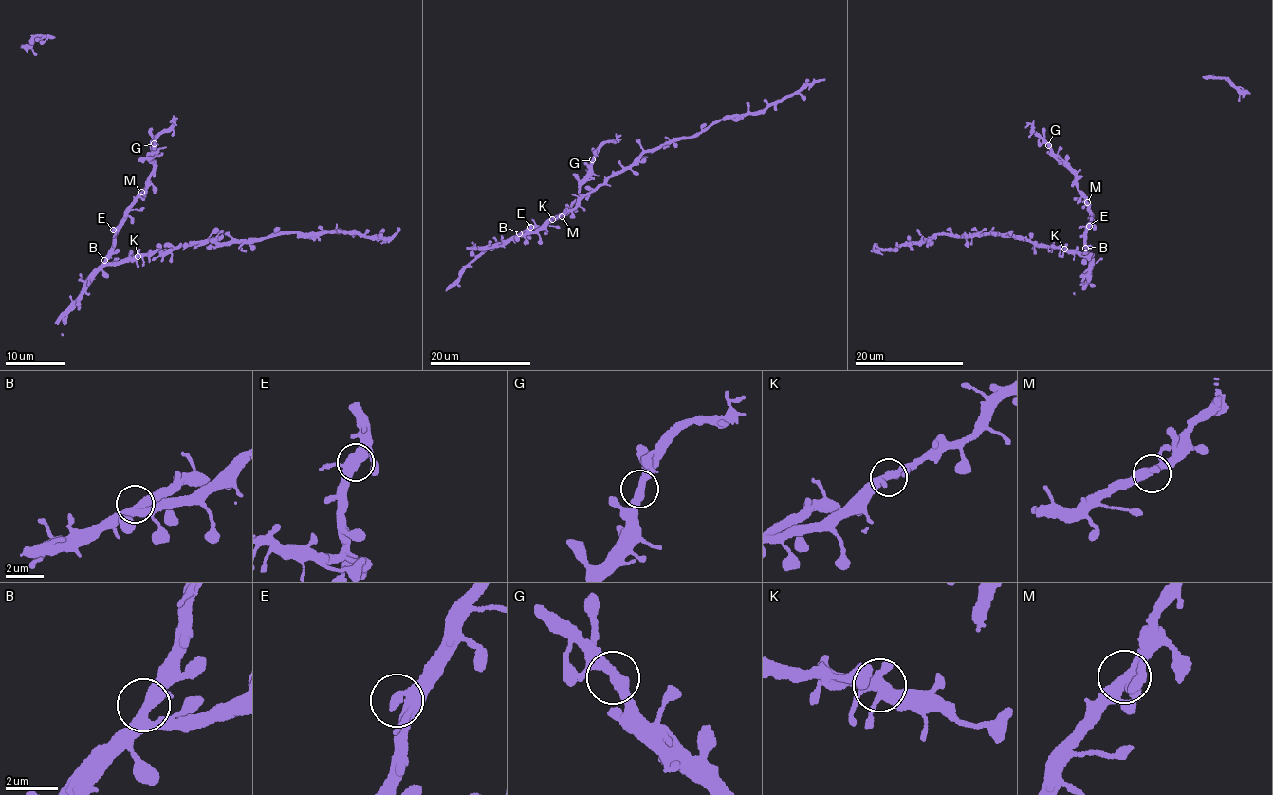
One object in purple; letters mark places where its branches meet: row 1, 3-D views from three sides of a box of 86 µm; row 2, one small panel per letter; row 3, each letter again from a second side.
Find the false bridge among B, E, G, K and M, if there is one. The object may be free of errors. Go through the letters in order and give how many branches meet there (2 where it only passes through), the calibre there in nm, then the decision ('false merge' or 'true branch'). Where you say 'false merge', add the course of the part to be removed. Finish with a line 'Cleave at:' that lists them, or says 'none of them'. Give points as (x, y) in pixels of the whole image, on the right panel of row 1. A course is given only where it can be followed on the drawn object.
B: 3 branches meet; 360 nm thick; true branch
E: 3 branches meet; 320 nm thick; true branch
G: 3 branches meet; 320 nm thick; true branch
K: 4 branches meet; 360 nm thick; true branch
M: 4 branches meet; 340 nm thick; true branch
Cleave at: none of them

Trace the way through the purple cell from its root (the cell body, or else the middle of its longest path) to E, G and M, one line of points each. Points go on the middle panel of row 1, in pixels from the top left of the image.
E: (538, 230), (520, 235), (530, 227)
G: (538, 230), (520, 235), (529, 227), (540, 227), (565, 213), (578, 197), (592, 159)
M: (538, 230), (520, 235), (529, 227), (540, 227), (562, 216)

